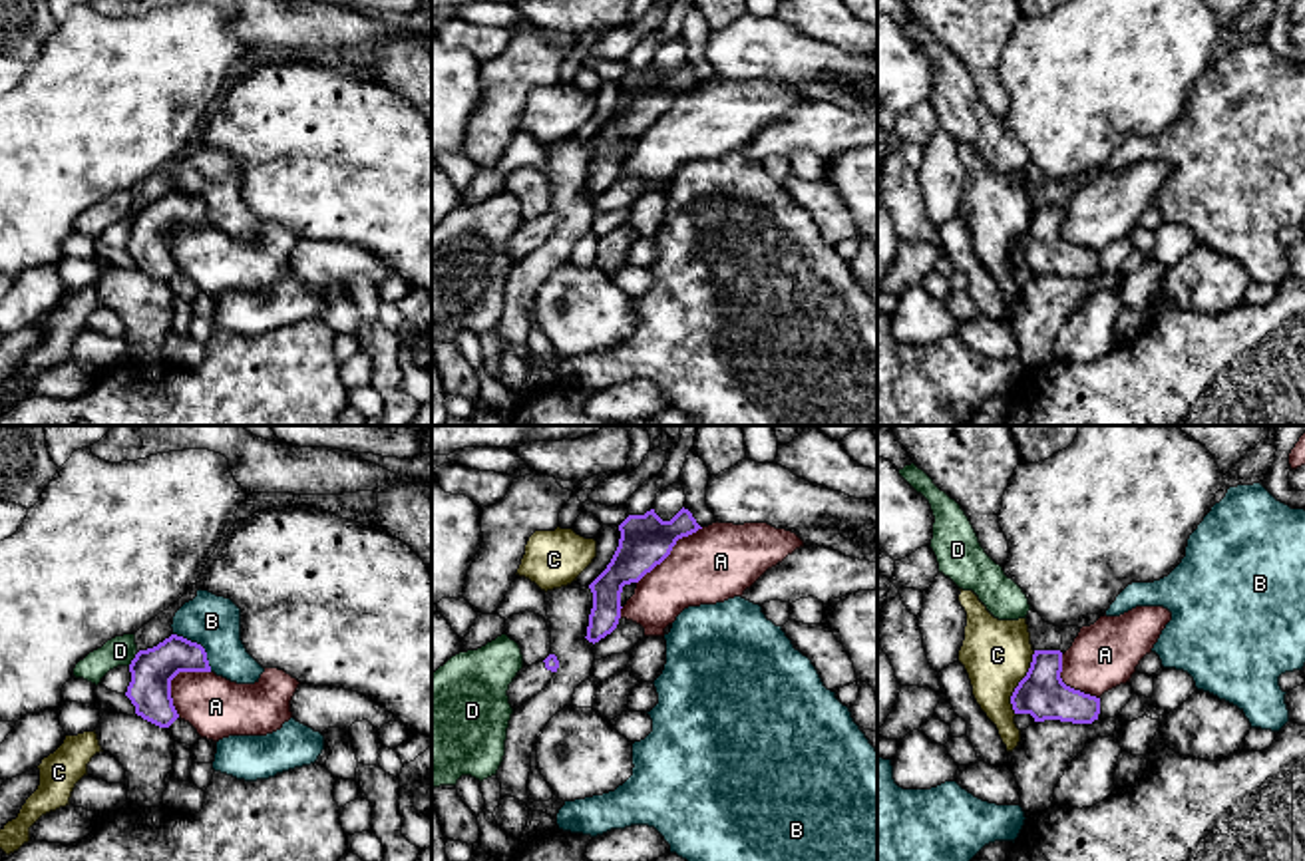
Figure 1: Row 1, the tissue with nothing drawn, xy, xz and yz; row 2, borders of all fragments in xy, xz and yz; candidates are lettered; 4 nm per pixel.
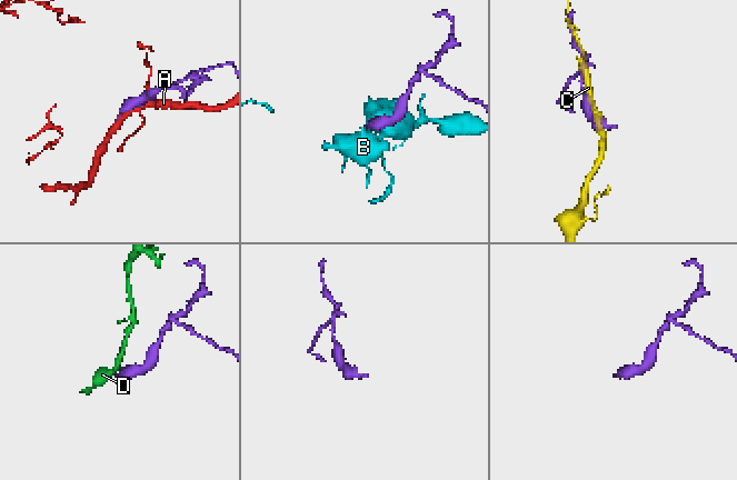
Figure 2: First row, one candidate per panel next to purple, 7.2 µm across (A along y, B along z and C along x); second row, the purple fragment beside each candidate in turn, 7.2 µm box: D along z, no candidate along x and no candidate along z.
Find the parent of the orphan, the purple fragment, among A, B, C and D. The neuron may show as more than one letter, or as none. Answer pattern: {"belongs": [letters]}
{"belongs": []}

